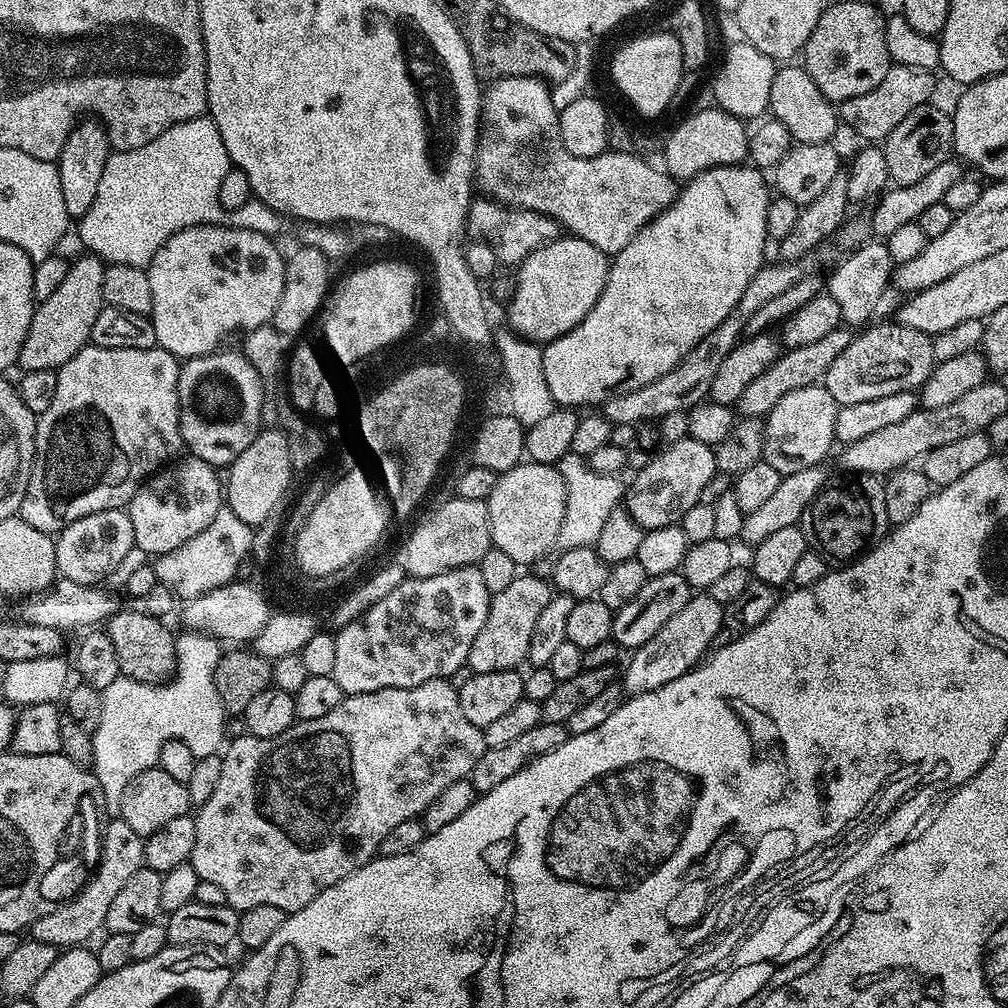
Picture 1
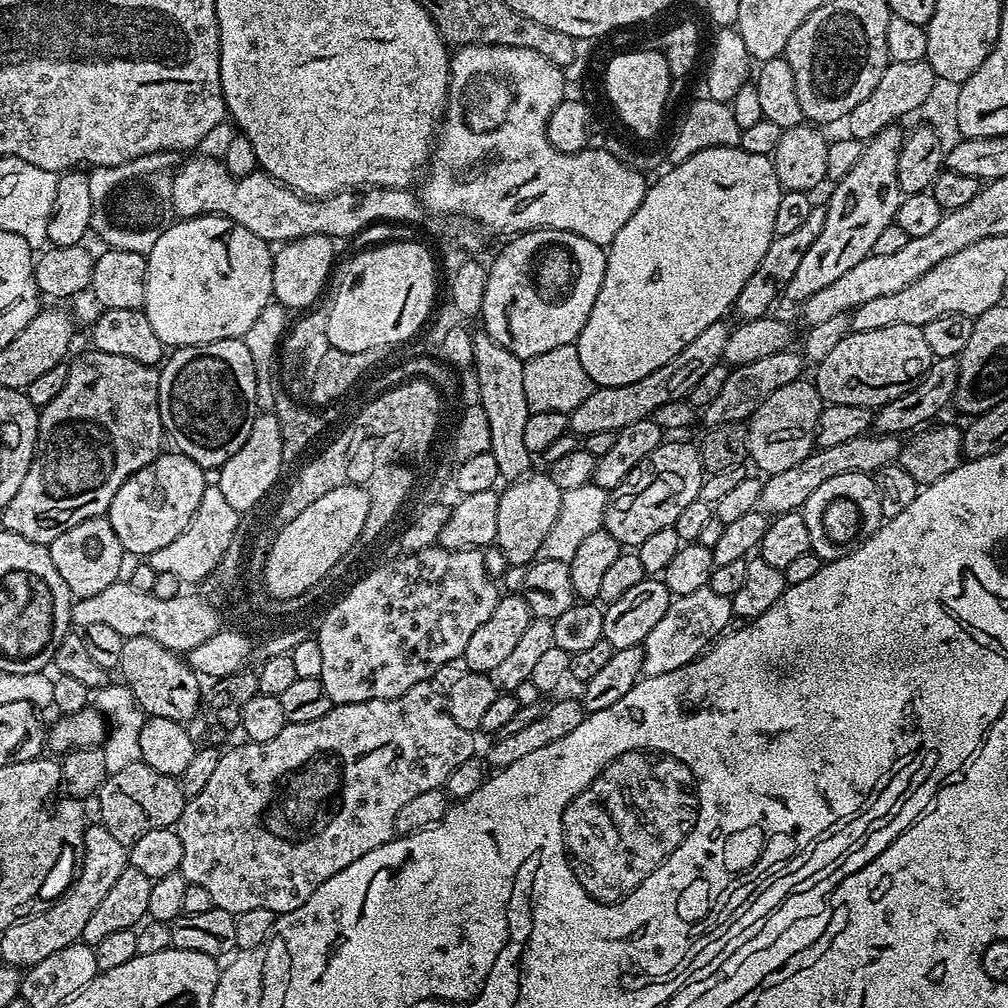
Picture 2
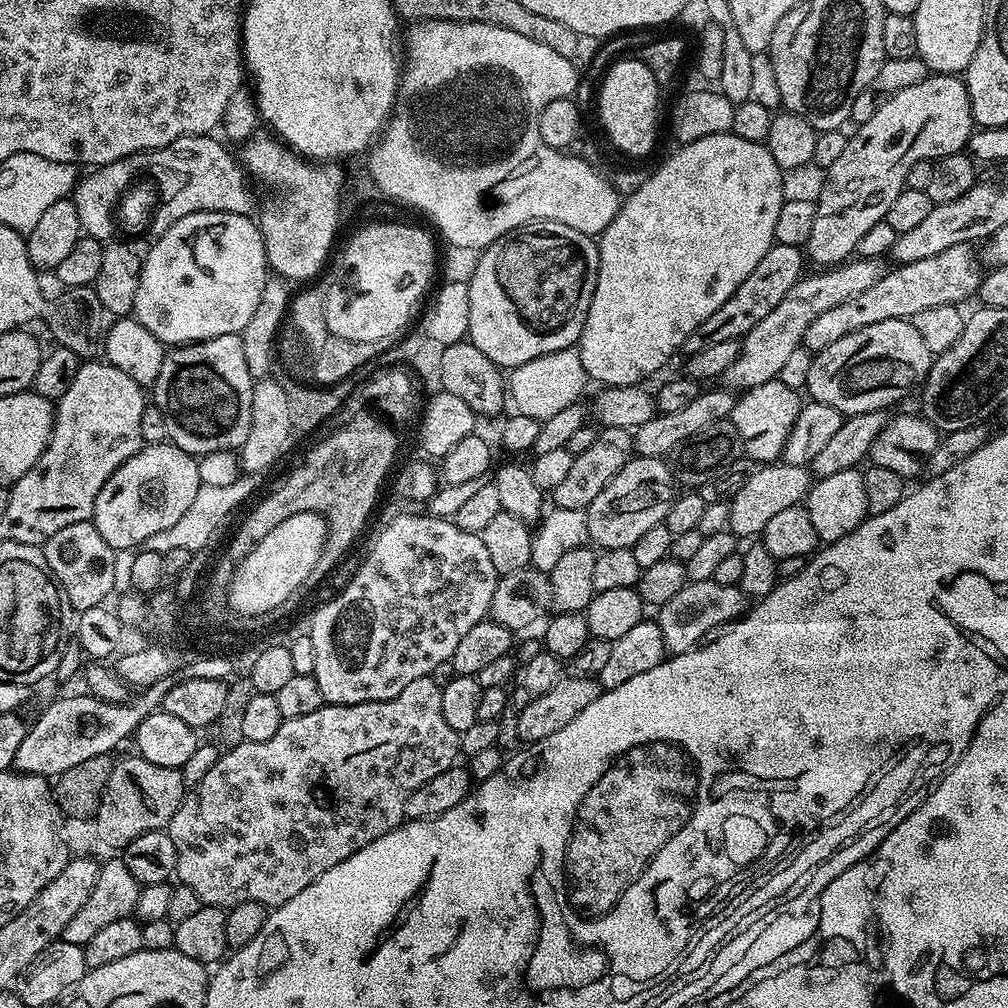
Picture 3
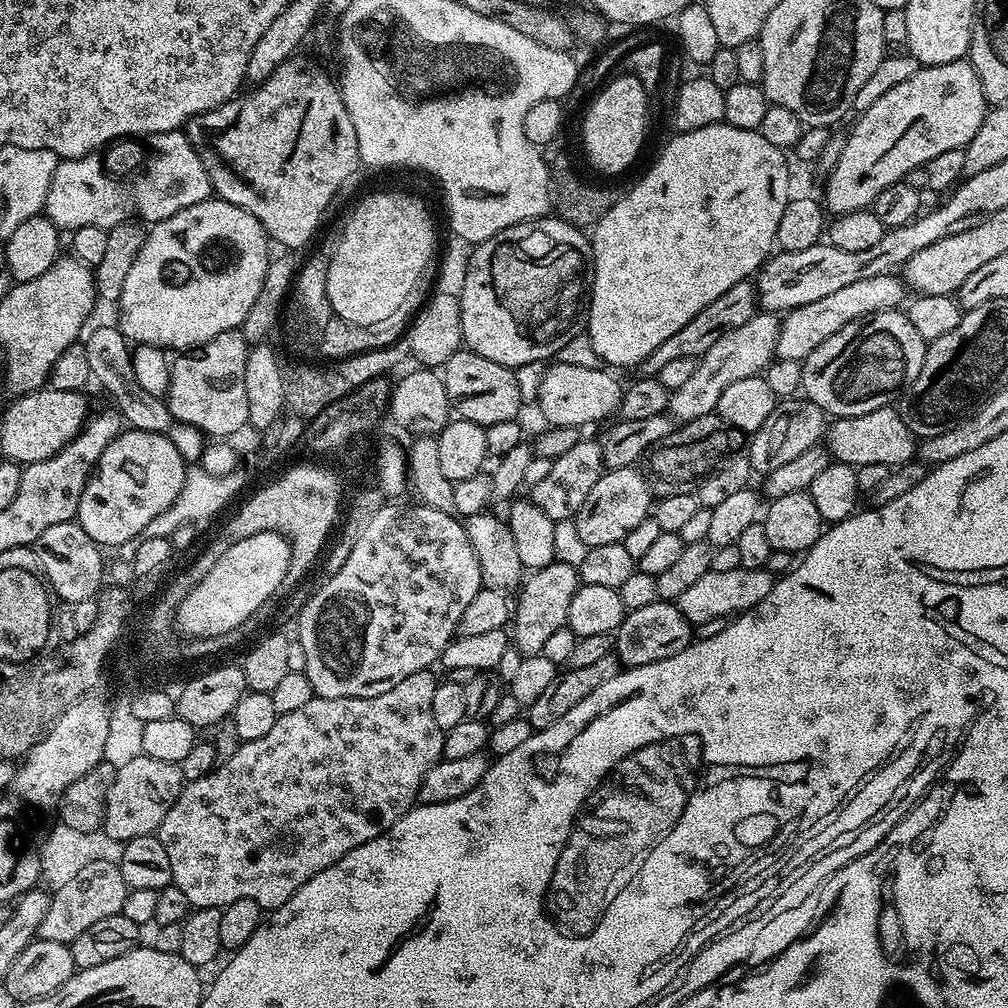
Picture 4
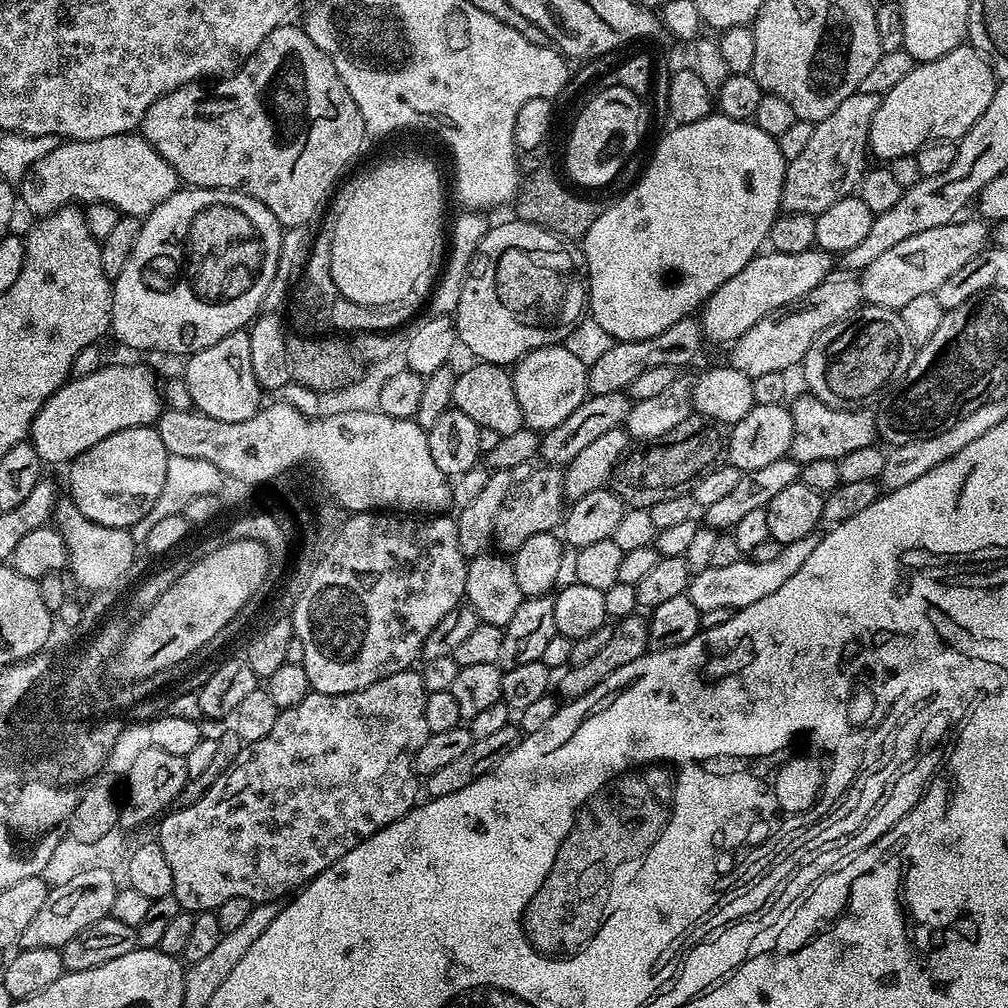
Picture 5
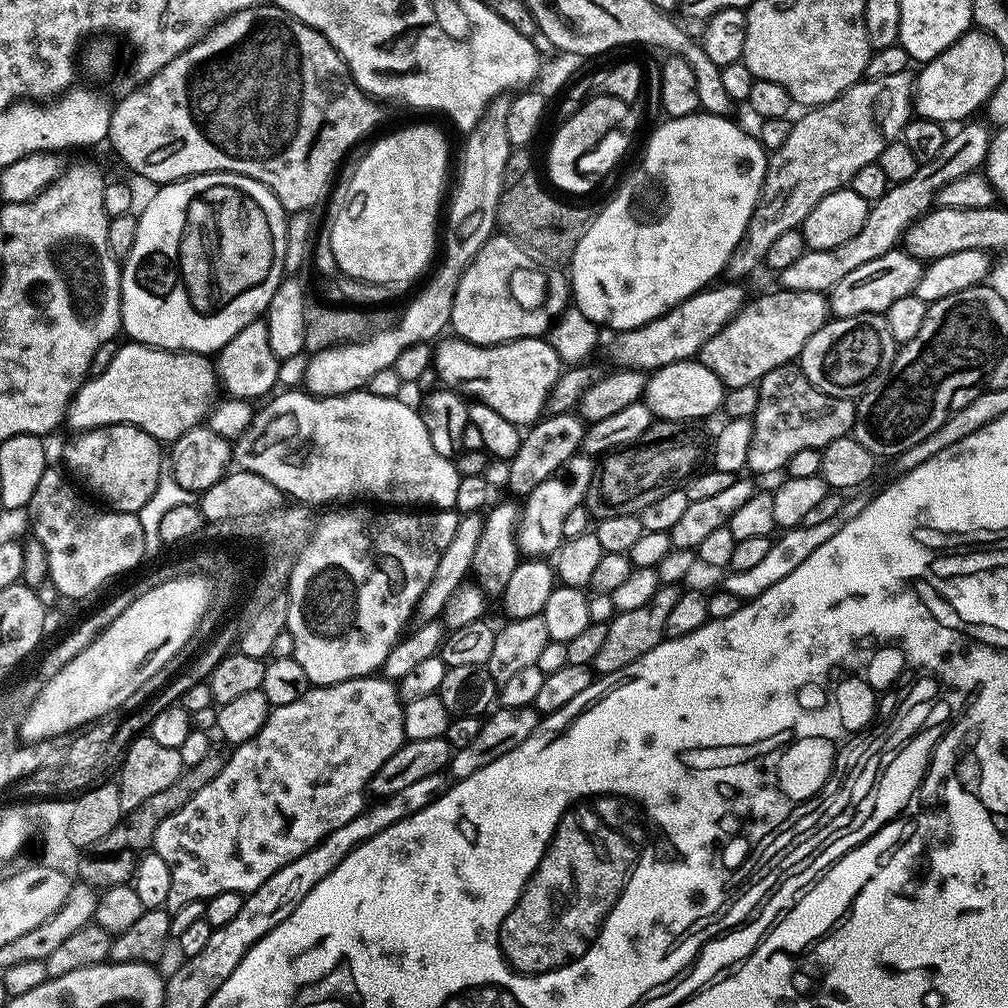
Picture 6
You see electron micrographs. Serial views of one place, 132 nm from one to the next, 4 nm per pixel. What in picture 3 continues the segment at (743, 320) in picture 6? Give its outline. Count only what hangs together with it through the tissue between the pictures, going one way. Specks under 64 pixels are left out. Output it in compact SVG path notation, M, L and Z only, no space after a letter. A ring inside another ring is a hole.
M972 244L950 246L950 250L942 250L942 254L934 258L921 258L918 262L893 267L893 272L892 269L885 271L884 276L870 286L870 290L826 310L822 318L816 318L810 324L810 330L806 330L803 347L815 354L838 342L838 338L846 338L846 334L862 330L862 326L874 326L874 322L908 320L914 314L922 314L922 310L931 310L934 306L963 305L963 300L971 296L973 299L980 290L982 264L977 249L976 252L974 249Z

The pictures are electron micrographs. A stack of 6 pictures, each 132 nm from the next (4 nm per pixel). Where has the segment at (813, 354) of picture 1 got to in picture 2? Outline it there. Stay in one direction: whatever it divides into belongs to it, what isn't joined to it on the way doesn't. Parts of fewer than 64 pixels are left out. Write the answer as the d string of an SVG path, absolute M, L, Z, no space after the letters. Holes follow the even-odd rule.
M785 350L779 352L778 354L769 354L767 358L762 358L758 362L746 362L745 364L737 364L731 369L726 378L725 385L722 386L722 391L714 397L714 402L710 402L702 409L702 420L705 420L705 425L711 426L713 424L739 424L741 422L747 421L748 417L754 414L754 410L758 410L758 406L762 406L762 402L766 402L766 398L770 398L770 394L774 394L774 390L778 390L781 386L790 386L790 382L801 379L805 375L804 368L806 369L806 361L799 351L796 350Z

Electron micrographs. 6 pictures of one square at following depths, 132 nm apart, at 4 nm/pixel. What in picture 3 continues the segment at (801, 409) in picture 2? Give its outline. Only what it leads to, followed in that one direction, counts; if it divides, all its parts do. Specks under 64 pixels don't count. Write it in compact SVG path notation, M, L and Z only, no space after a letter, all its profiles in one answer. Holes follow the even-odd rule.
M779 378L770 382L762 382L762 386L745 388L736 397L736 405L730 417L732 425L738 430L738 438L742 438L744 443L744 456L749 460L755 460L761 465L767 466L773 462L779 461L784 454L784 445L788 443L788 437L791 436L793 428L796 427L796 421L800 419L800 410L802 407L801 393L797 389L783 384Z

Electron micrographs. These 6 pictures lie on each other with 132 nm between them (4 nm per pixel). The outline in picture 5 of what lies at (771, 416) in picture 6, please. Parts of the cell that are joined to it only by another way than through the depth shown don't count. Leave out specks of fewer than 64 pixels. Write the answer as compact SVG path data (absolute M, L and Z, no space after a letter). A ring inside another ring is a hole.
M803 394L790 404L792 421L794 422L794 438L792 439L791 459L803 466L810 462L818 462L818 458L839 461L846 454L858 450L862 446L876 444L876 413L867 407L831 408L826 402L811 394Z

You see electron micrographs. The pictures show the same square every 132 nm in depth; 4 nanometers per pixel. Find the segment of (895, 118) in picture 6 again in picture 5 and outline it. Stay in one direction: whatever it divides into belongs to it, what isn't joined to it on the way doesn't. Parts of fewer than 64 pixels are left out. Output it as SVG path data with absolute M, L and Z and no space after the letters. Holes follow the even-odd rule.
M855 92L830 118L815 121L810 142L806 142L798 158L787 161L784 170L784 185L780 207L786 212L819 216L822 210L834 206L842 198L857 191L864 177L866 163L864 156L869 155L868 131L870 122L880 105L880 97L865 92Z

